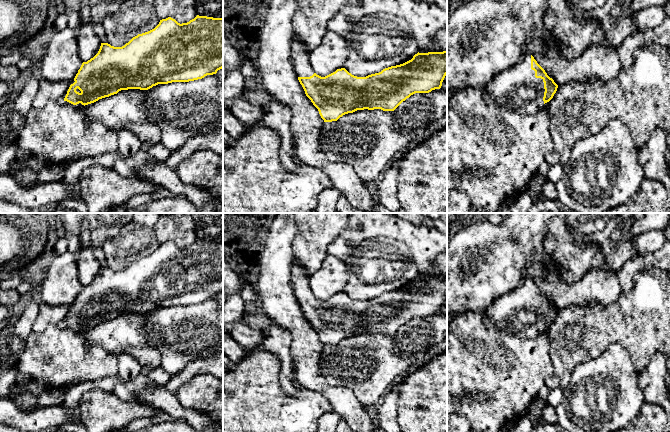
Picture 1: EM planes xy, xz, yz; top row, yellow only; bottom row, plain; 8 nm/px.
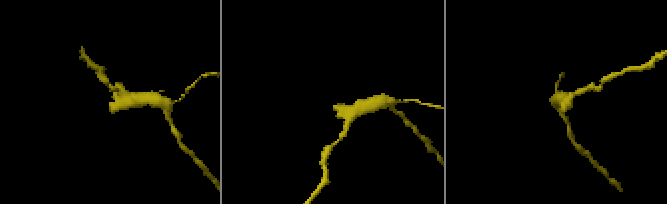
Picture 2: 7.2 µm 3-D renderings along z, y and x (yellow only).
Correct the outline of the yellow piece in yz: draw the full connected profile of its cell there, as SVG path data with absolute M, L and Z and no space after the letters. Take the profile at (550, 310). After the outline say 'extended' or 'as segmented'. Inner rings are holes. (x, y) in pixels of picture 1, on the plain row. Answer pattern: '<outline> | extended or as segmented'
M525 279L511 292L503 295L484 311L485 320L493 322L499 329L519 337L530 337L549 326L558 309L537 287L532 279Z | extended

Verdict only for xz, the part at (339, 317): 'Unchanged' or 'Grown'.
Grown

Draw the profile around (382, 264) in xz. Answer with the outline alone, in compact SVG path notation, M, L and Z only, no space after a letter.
M389 237L366 240L344 261L348 268L348 281L343 292L357 301L366 301L379 297L385 292L403 288L411 284L419 275L407 245Z

